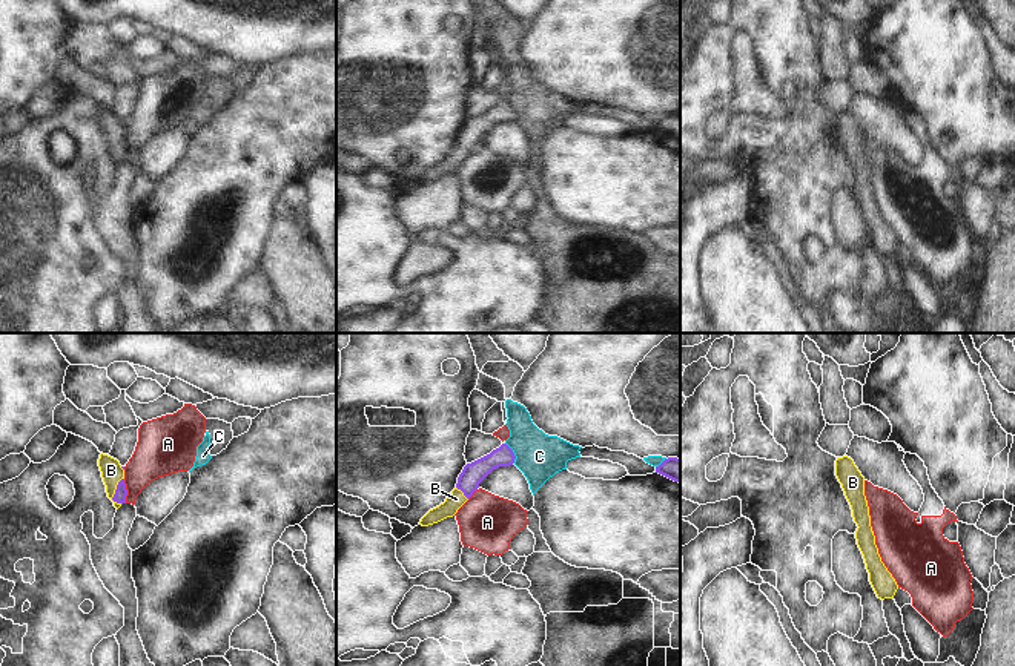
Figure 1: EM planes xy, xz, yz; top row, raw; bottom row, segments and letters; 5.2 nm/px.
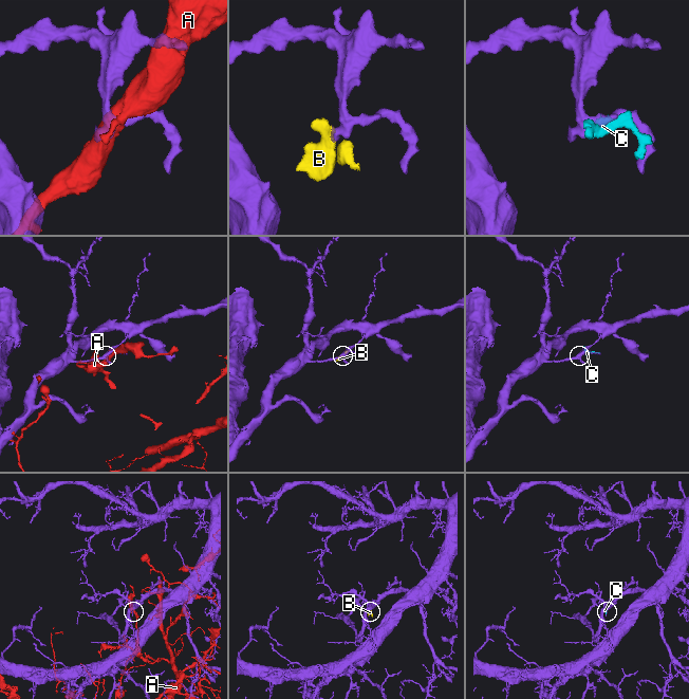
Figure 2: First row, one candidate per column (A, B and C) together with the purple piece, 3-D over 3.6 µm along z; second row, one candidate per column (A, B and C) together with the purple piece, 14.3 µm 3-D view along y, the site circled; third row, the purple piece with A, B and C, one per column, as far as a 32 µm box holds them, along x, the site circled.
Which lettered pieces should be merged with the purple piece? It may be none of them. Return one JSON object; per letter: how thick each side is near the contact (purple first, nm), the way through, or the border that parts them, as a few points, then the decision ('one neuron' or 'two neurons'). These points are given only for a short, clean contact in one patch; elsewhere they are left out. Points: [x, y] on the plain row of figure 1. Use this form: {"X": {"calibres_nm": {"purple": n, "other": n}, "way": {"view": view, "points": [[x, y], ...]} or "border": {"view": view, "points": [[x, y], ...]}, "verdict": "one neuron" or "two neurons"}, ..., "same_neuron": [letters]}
{"A": {"calibres_nm": {"purple": 70, "other": 240}, "verdict": "two neurons"}, "B": {"calibres_nm": {"purple": 70, "other": 110}, "way": {"view": "xy", "points": [[120, 151], [115, 148], [111, 126]]}, "verdict": "one neuron"}, "C": {"calibres_nm": {"purple": 120, "other": 240}, "verdict": "two neurons"}, "same_neuron": ["B"]}

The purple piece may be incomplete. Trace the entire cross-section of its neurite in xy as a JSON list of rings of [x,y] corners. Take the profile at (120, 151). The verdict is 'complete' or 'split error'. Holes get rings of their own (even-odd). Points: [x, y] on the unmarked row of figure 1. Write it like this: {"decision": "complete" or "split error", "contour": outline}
{"decision": "split error", "contour": [[[100,110],[98,123],[101,127],[103,138],[106,141],[107,153],[114,158],[114,163],[118,166],[126,160],[126,140],[124,140],[124,126],[120,118],[107,110]]]}

